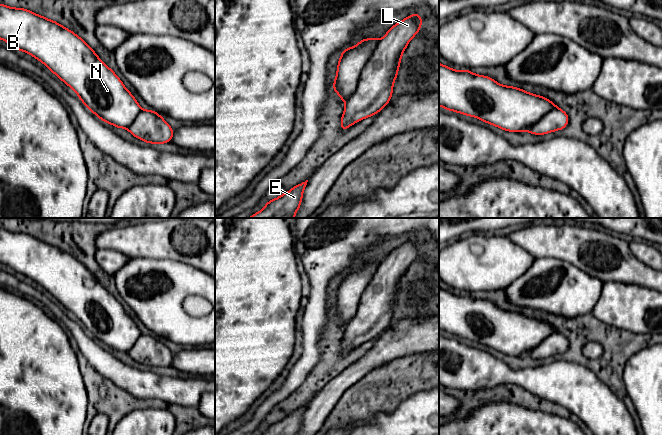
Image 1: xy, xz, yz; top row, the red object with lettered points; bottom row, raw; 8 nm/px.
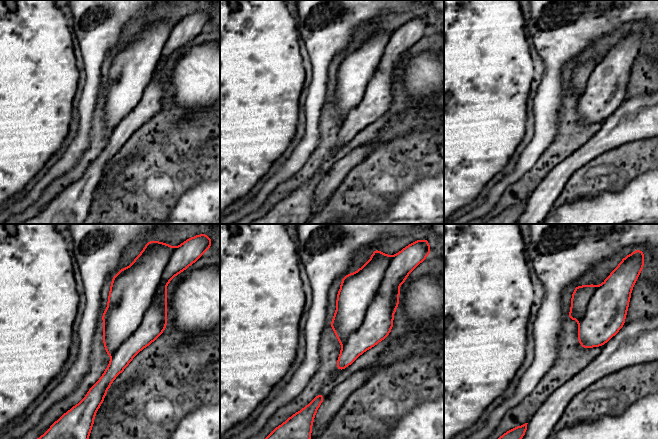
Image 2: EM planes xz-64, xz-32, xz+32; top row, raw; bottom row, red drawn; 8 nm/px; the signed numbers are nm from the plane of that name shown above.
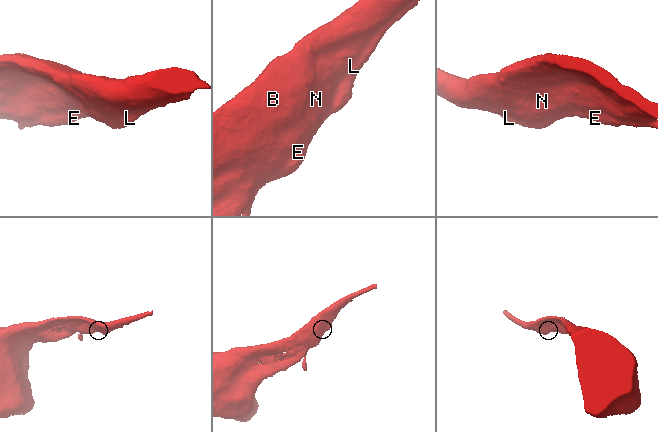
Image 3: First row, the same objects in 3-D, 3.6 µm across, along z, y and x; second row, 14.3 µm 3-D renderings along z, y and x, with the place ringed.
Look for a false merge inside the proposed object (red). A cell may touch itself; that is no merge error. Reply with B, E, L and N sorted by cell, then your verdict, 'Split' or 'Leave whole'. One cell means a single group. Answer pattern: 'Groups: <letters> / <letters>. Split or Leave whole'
Groups: B N / E L. Split

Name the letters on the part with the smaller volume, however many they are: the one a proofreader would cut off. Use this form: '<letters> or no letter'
E, L

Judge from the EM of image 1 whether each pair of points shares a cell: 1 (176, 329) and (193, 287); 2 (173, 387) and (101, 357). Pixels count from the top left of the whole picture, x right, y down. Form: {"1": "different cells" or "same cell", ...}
{"1": "same cell", "2": "same cell"}

